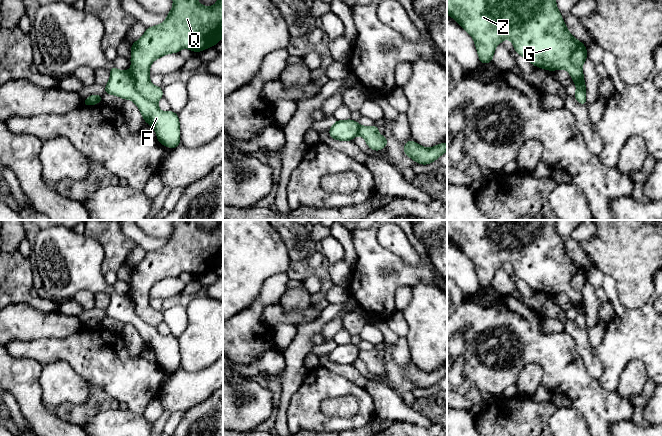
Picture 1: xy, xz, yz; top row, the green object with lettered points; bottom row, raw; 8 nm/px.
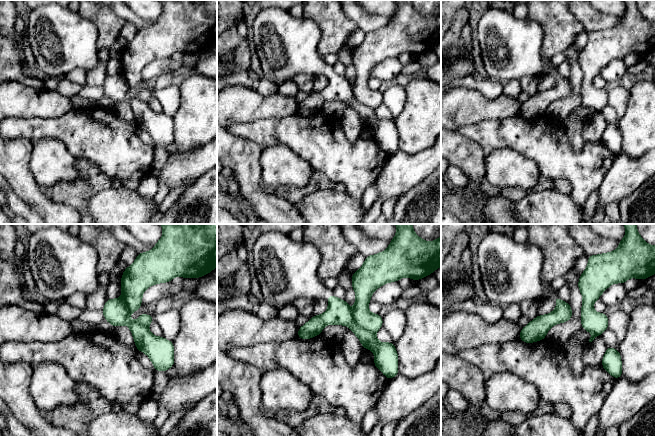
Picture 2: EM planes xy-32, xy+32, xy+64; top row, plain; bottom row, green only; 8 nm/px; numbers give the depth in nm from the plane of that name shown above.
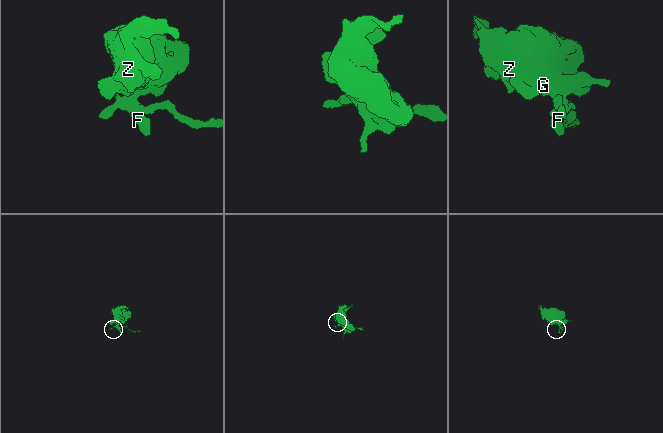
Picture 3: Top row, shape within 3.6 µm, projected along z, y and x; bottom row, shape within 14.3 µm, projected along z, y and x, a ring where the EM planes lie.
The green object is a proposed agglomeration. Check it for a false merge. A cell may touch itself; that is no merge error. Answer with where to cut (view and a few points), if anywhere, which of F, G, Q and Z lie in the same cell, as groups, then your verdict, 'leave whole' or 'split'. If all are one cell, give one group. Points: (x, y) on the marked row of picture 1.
cut in xy along (129, 70), (134, 80), (135, 89), (142, 96), (156, 103); F / G Q Z; split

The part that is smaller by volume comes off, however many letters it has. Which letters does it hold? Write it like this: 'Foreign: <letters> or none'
Foreign: F

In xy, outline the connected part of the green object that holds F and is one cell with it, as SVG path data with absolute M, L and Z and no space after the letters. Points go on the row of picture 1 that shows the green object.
M113 65L110 80L105 85L105 94L112 94L131 99L139 108L145 123L150 124L156 132L157 140L171 149L180 145L180 123L177 113L163 112L157 103L142 97L135 88L135 80L130 70L118 70Z

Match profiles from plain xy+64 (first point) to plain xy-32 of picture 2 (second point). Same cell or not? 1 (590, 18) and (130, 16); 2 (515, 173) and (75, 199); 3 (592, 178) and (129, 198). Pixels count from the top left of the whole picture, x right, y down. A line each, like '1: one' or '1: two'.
1: one
2: two
3: two

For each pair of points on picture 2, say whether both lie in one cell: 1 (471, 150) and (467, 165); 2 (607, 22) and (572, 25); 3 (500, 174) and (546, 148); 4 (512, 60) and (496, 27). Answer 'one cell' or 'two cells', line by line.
1: one cell
2: two cells
3: two cells
4: one cell

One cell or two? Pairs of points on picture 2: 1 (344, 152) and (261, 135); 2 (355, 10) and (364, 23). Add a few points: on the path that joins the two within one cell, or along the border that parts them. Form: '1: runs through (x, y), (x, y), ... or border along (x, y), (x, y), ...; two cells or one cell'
1: runs through (323, 144), (317, 138), (304, 134), (282, 134); one cell
2: runs through (357, 13), (364, 20); one cell

